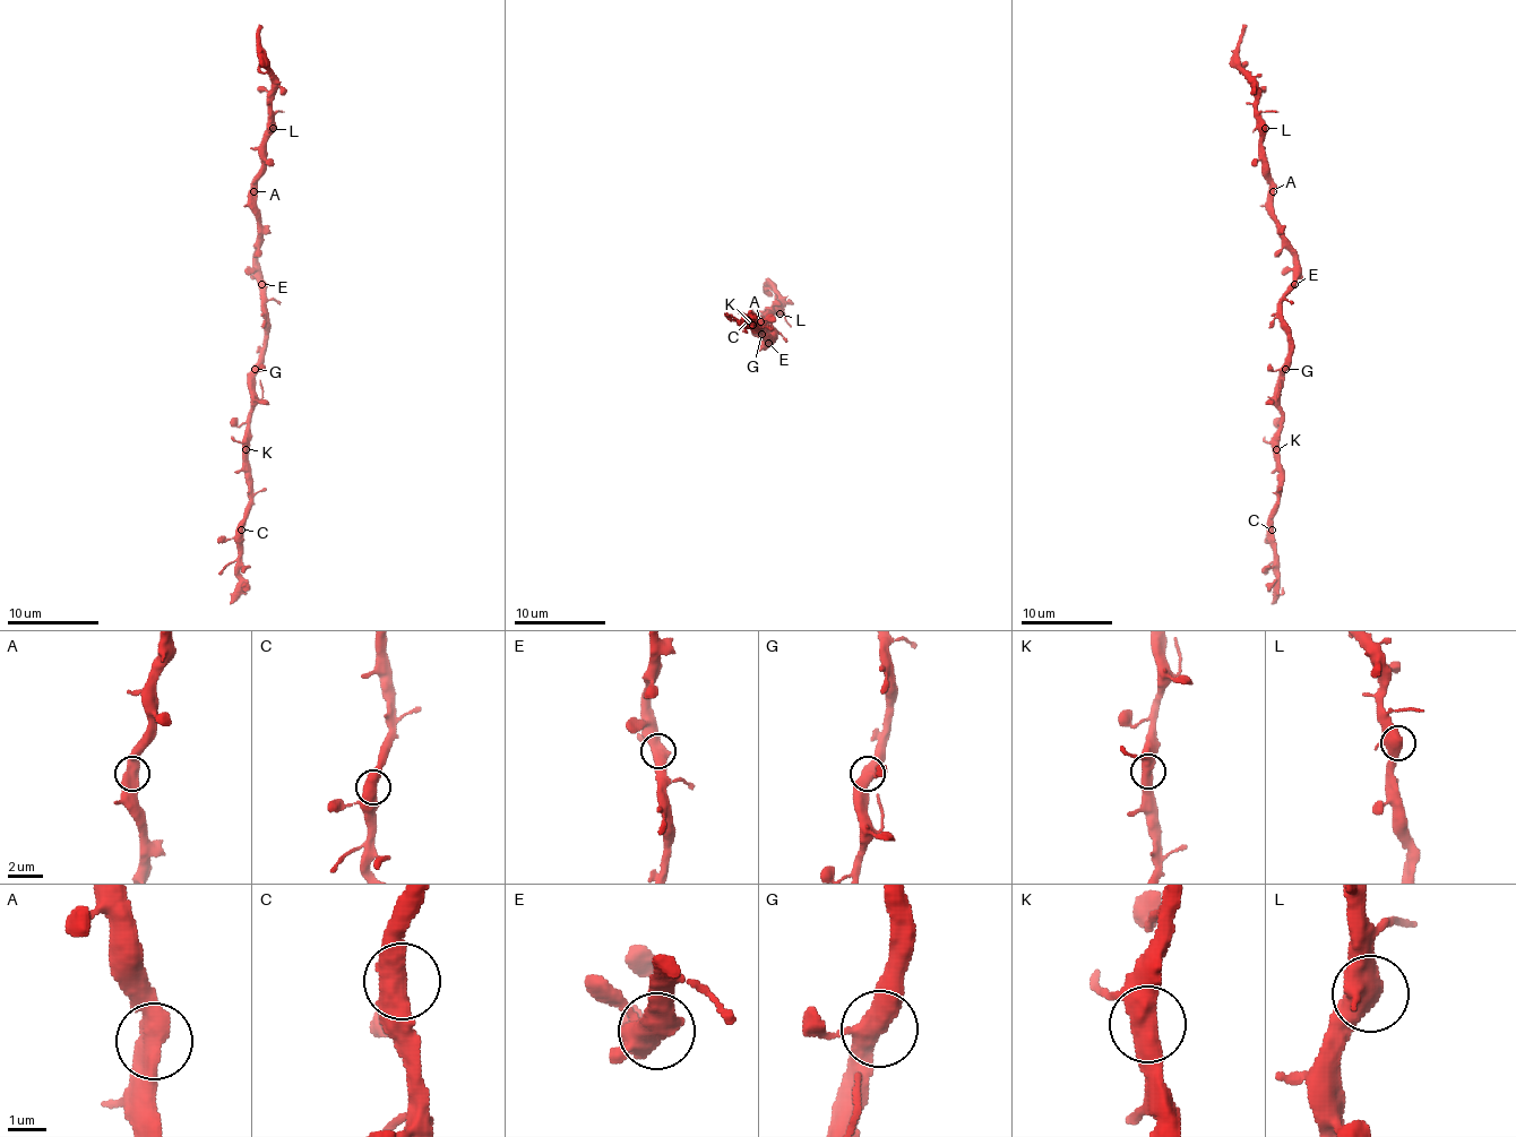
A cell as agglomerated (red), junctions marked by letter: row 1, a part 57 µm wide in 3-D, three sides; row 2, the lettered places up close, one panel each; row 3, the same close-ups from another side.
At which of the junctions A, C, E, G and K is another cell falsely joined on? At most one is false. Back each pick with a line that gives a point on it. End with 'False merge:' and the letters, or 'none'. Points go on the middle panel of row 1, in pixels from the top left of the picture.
False merge: none

